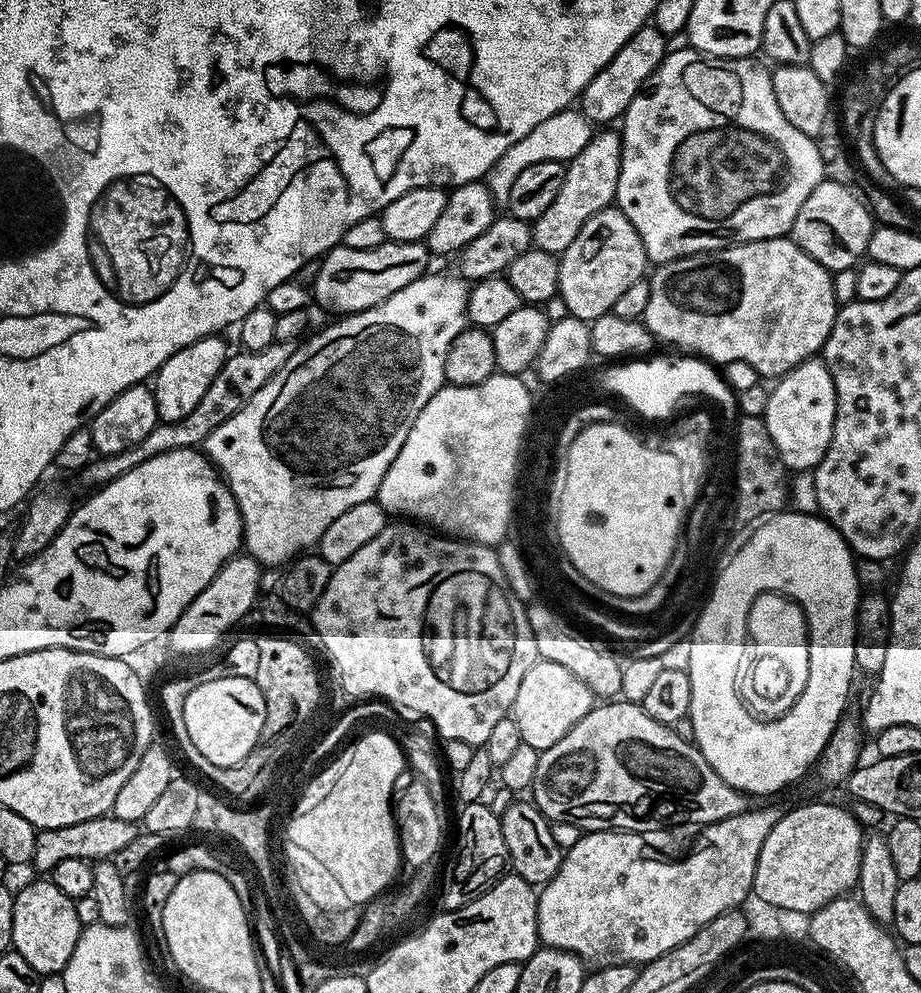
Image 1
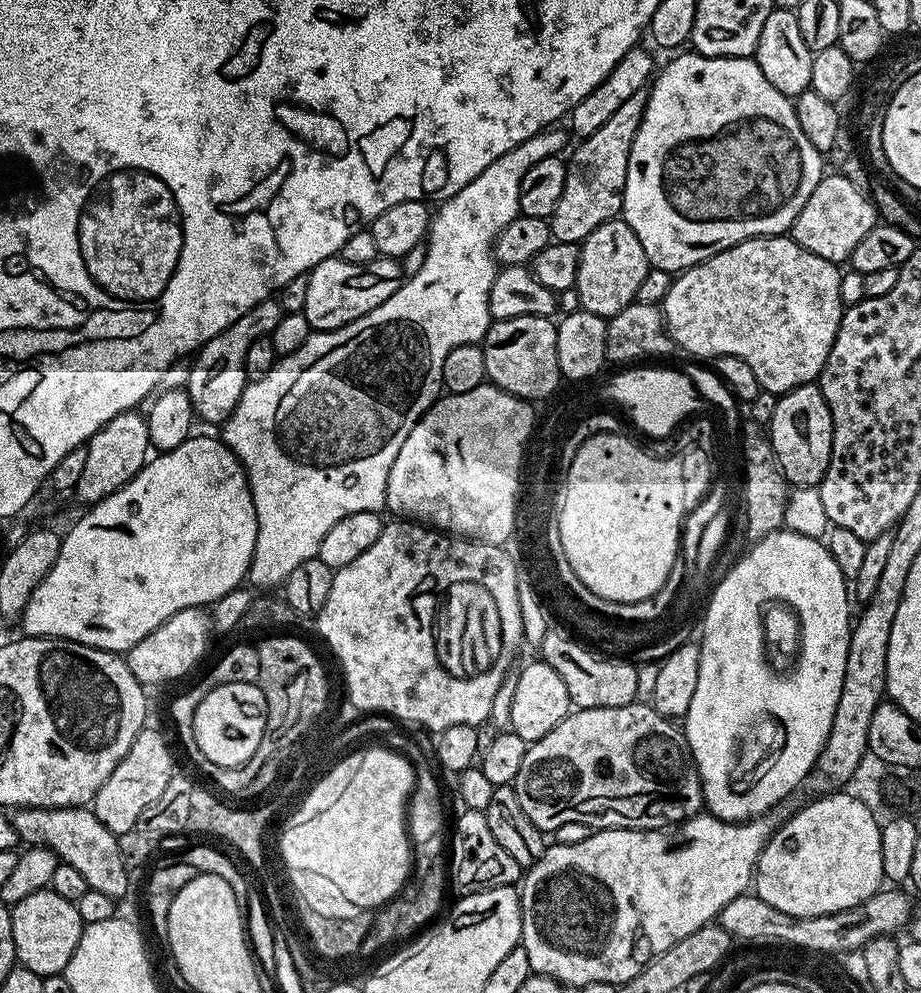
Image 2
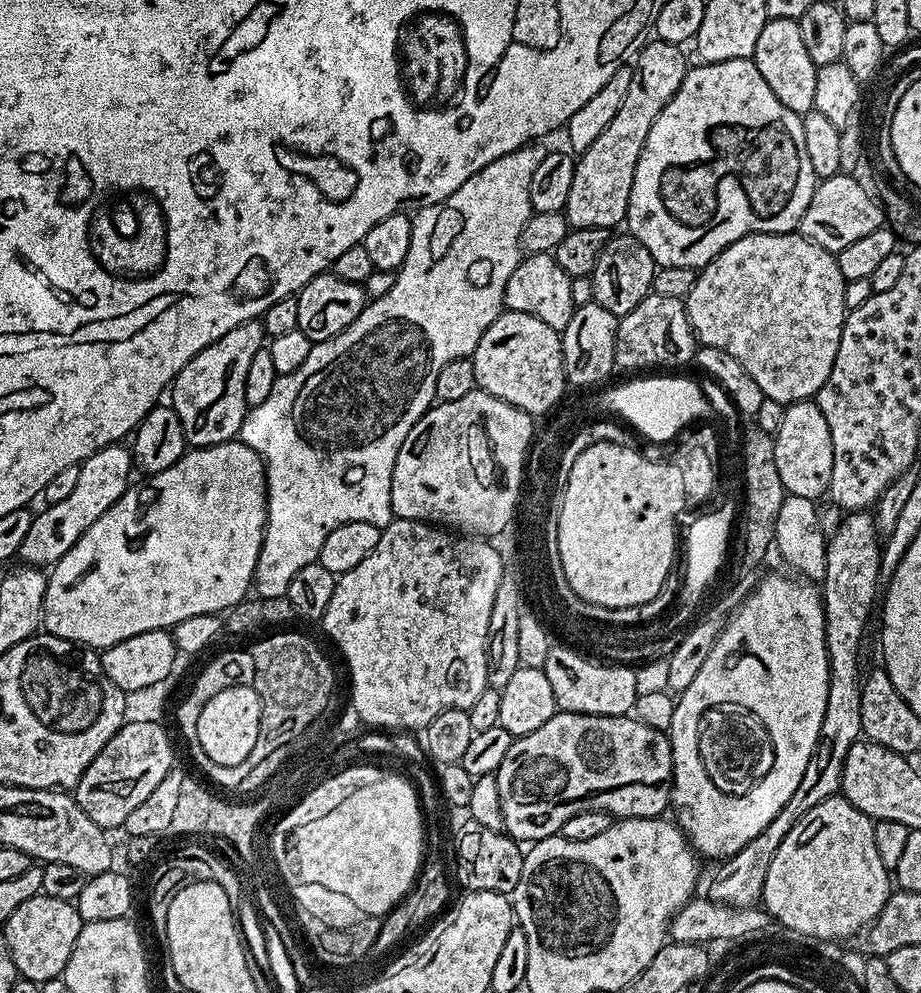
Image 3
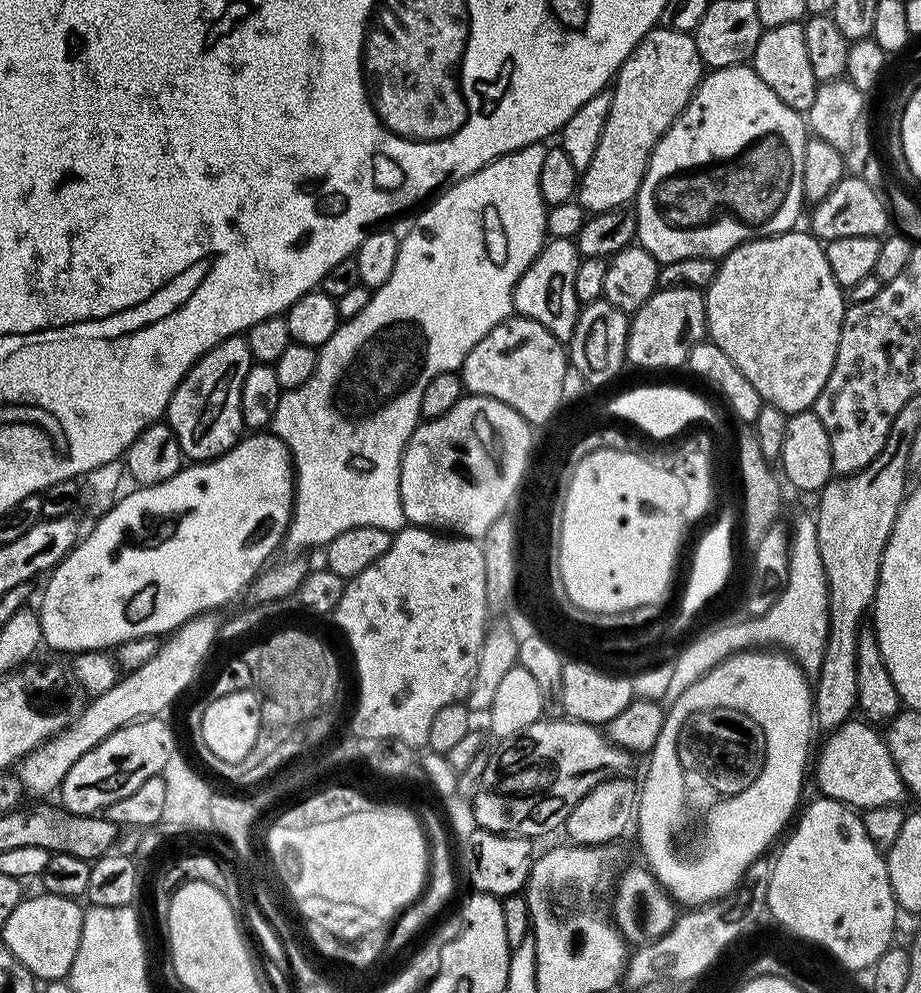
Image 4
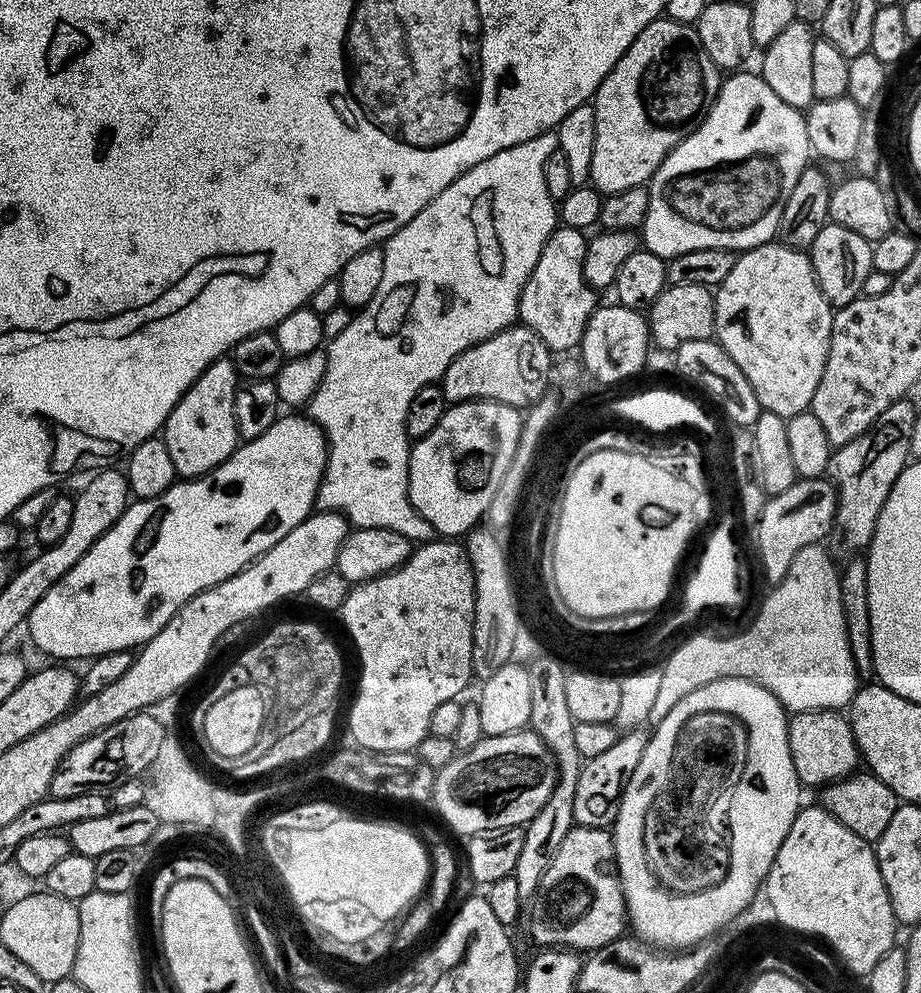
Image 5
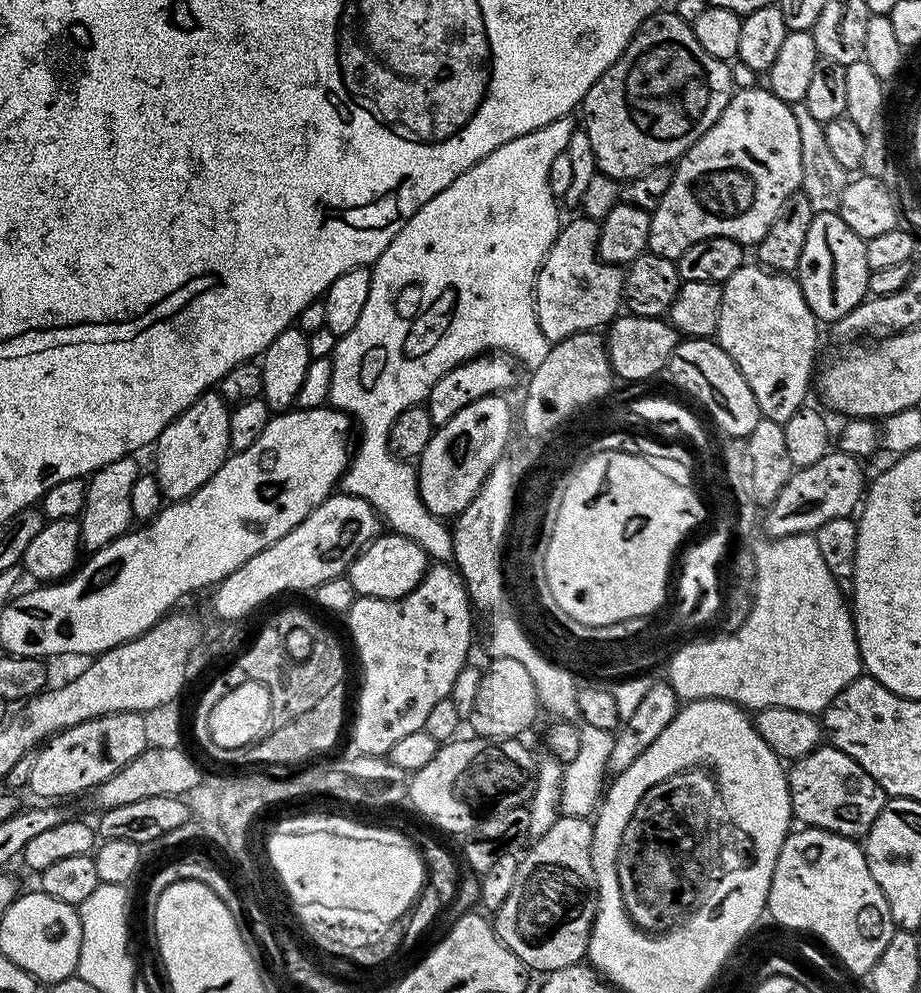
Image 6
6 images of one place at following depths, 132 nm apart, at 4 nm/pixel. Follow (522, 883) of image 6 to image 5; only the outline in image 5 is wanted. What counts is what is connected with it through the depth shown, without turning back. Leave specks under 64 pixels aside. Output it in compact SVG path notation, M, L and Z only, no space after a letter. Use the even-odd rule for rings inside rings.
M573 826L568 831L566 838L562 838L562 846L558 846L558 854L554 854L544 871L544 900L535 901L537 904L528 920L528 932L537 949L587 954L613 944L625 935L626 909L620 878L611 871L603 872L604 864L612 863L612 833L609 829Z

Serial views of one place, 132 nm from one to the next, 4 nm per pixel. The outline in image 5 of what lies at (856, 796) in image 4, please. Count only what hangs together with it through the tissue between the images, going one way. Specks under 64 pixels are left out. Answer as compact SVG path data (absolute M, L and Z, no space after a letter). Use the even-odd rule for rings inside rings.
M839 711L798 712L788 721L788 741L790 758L794 758L794 770L801 785L819 789L833 784L843 776L851 776L861 763L860 751L854 742L852 728L848 725L847 715Z

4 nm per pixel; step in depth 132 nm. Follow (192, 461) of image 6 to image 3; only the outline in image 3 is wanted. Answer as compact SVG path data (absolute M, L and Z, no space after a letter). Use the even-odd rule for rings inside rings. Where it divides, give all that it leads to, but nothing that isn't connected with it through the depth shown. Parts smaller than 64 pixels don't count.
M259 319L247 320L230 334L222 334L206 350L202 350L177 374L170 385L170 407L182 422L184 439L192 448L209 448L239 437L240 427L249 407L246 402L246 369L250 358L265 347L266 333Z

